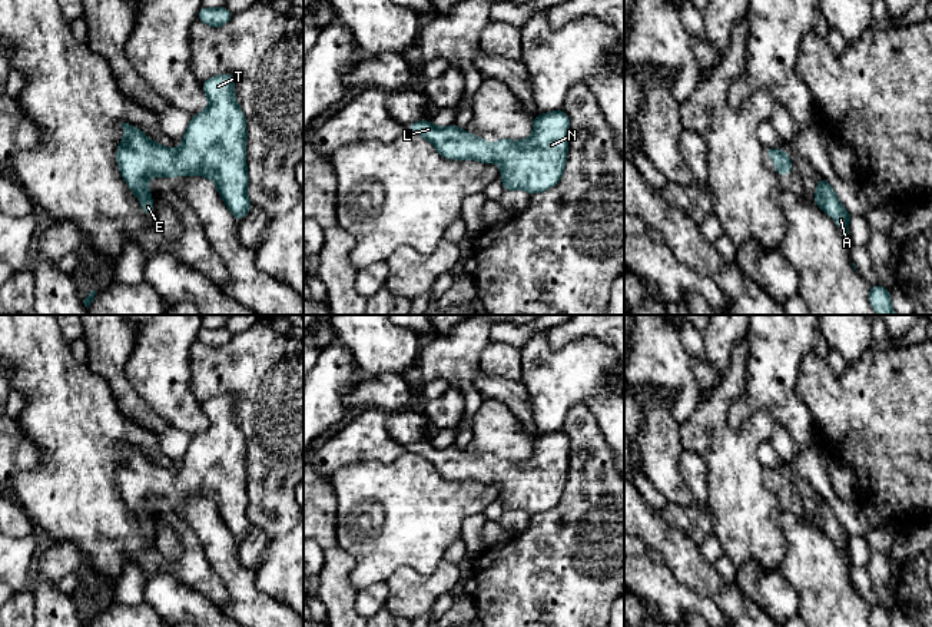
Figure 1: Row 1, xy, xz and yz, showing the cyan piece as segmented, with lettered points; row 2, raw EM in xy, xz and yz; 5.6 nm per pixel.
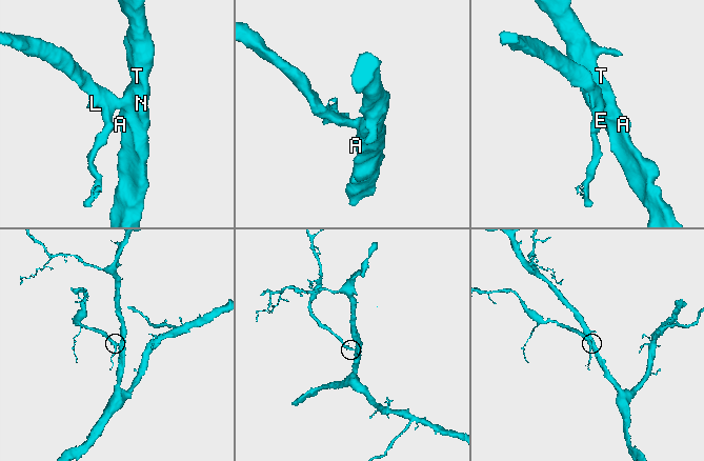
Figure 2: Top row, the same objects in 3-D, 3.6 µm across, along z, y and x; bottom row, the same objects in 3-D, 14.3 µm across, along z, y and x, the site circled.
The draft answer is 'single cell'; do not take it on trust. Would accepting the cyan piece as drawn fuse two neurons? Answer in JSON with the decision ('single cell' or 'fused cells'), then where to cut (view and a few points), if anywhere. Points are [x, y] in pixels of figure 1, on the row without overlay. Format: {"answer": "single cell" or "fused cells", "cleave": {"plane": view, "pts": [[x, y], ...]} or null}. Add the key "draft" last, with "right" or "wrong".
{"answer": "single cell", "cleave": null, "draft": "right"}

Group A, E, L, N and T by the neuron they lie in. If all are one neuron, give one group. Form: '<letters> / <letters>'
A E L N T

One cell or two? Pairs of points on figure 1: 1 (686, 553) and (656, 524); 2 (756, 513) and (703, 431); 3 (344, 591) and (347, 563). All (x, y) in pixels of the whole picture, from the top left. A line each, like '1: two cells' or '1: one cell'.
1: one cell
2: one cell
3: one cell

